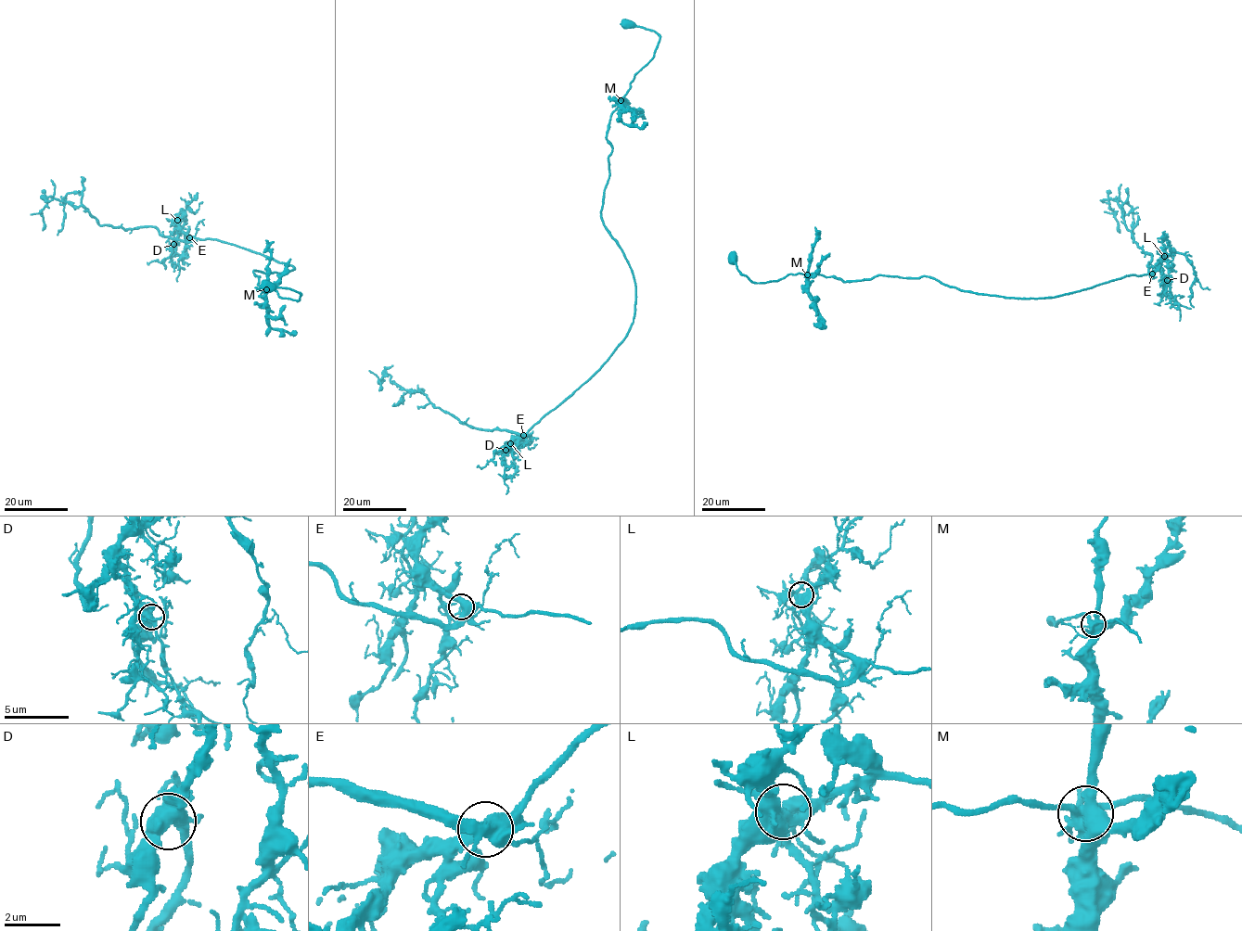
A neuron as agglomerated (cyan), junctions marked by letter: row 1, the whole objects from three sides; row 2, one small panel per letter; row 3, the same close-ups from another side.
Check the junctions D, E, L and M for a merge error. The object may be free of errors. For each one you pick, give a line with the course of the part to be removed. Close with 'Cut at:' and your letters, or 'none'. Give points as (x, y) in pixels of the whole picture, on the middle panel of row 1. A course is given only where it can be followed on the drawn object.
M: (620, 100), (619, 117), (624, 123), (642, 128), (647, 122)
Cut at: M

